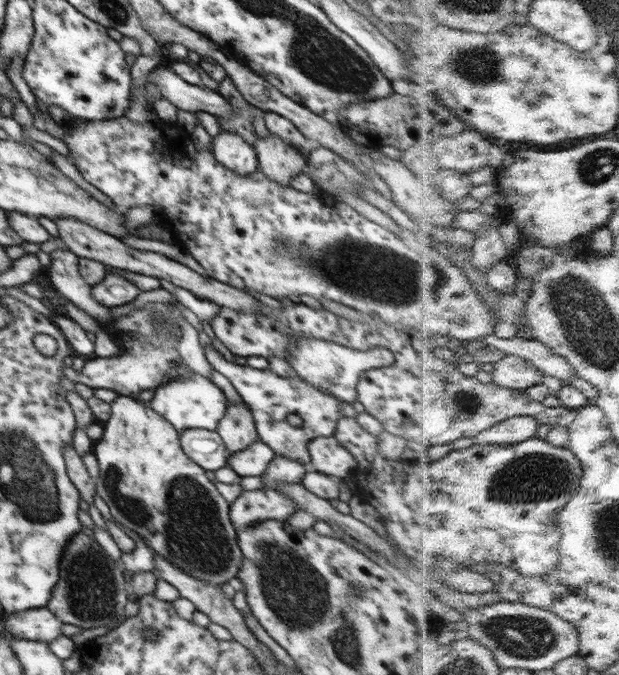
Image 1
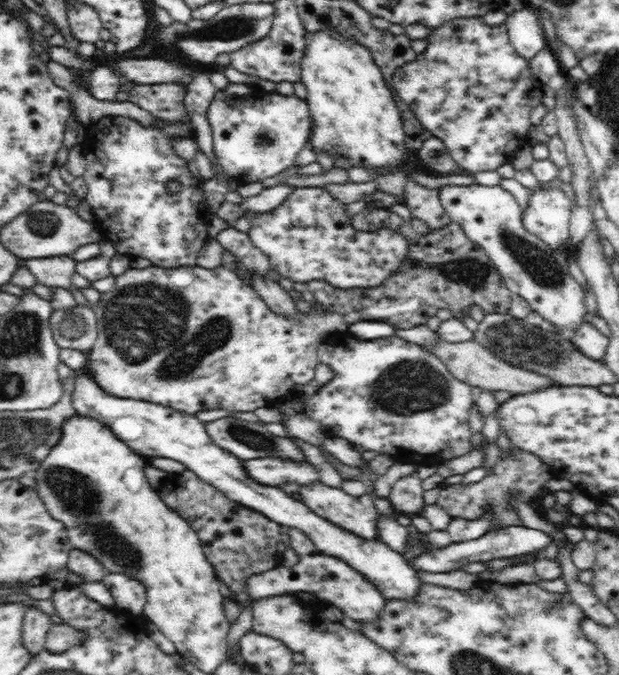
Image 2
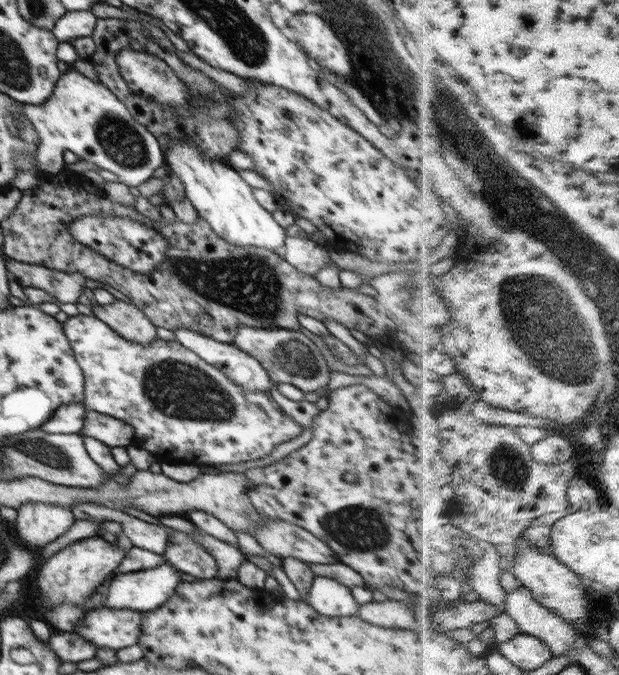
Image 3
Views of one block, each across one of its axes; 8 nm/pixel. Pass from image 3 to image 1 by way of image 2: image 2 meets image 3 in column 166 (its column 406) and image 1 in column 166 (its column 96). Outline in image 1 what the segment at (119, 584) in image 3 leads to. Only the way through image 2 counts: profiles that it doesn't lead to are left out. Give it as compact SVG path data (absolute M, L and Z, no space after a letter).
M189 369L185 376L162 384L154 390L152 400L148 404L180 433L186 429L214 431L224 416L228 401L220 388L210 379Z

